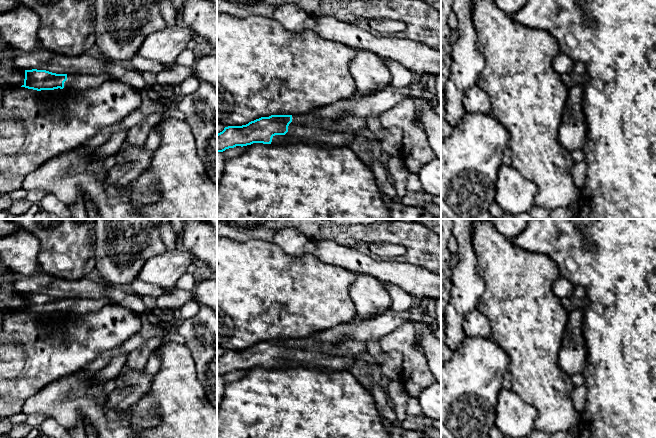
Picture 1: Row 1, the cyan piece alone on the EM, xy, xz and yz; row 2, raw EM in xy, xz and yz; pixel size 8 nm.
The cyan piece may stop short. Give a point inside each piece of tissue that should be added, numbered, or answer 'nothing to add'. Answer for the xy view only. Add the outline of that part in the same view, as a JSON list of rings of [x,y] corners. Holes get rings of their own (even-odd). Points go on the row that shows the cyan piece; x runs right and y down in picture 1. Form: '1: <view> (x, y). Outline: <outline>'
1: xy (77, 82). Outline: [[[67,74],[67,80],[64,82],[65,90],[81,91],[99,87],[105,81],[112,79],[109,74]]]

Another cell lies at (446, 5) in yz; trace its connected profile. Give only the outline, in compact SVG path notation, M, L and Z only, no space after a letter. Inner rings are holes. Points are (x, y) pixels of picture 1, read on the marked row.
M441 0L441 47L451 41L452 29L448 23L448 16L452 12L453 0Z

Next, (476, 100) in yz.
M478 84L472 85L466 90L462 101L466 112L492 113L489 95Z

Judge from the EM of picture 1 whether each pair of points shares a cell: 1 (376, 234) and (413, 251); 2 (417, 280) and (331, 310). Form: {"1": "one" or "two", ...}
{"1": "one", "2": "two"}

